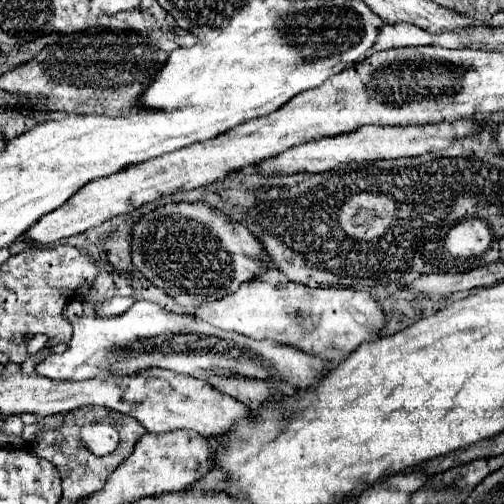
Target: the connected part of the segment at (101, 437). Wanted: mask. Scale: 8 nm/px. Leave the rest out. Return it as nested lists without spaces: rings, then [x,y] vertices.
[[[95,421],[81,429],[81,441],[93,455],[105,457],[117,449],[119,431],[115,425],[109,425],[105,421]]]

